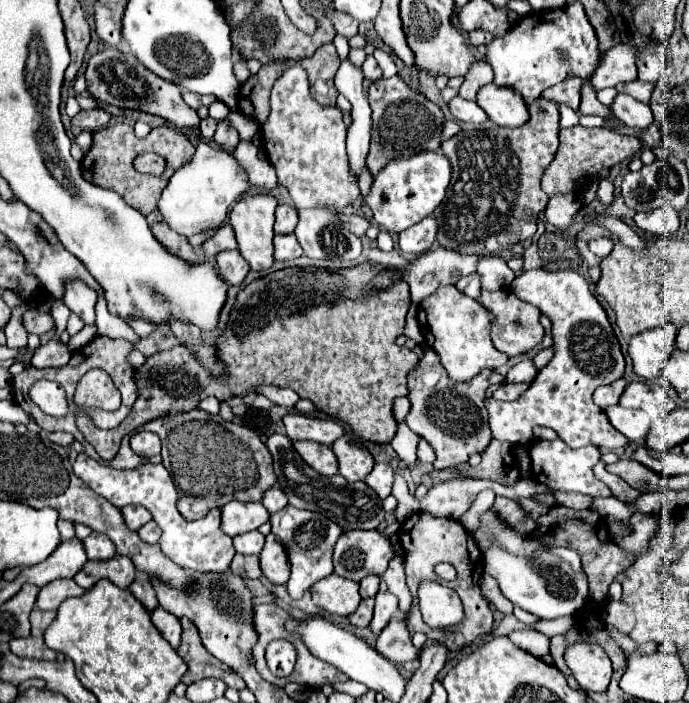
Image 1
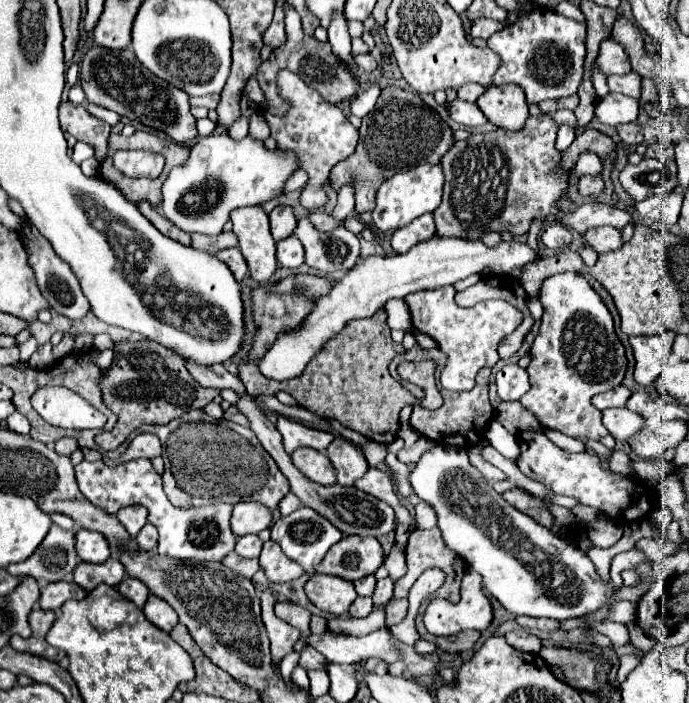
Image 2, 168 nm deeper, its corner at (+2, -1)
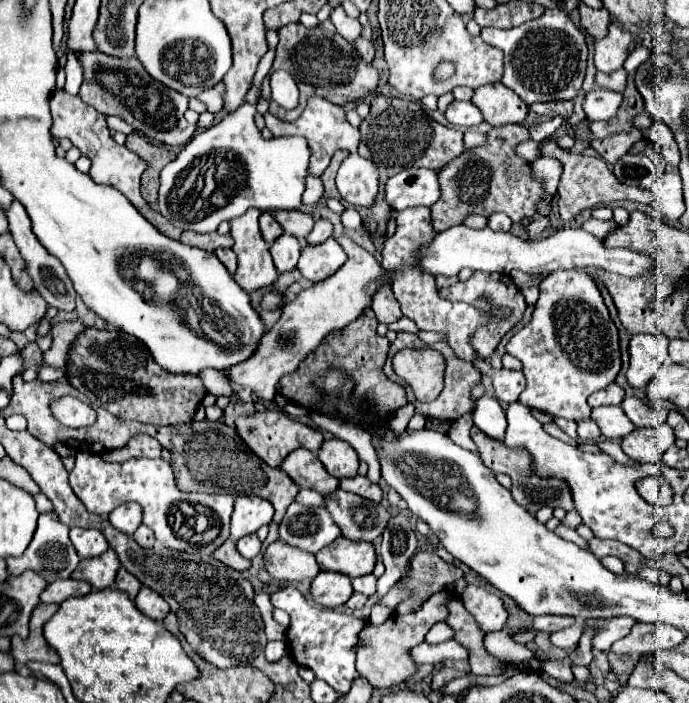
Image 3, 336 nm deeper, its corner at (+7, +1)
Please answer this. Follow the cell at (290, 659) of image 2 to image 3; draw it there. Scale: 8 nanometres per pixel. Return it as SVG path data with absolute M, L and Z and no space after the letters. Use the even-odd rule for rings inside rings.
M269 641L265 647L265 657L267 661L279 661L289 652L287 641ZM283 642L283 643L281 643Z

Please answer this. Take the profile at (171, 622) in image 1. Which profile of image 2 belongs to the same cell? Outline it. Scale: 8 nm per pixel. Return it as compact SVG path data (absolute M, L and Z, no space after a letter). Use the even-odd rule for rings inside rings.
M150 595L142 611L144 611L144 615L146 615L148 621L152 621L156 627L160 627L166 633L178 623L176 611L172 611L170 605L164 599L160 599L160 597Z

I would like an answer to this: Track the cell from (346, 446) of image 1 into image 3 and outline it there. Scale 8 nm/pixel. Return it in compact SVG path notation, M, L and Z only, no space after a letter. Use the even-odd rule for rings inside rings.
M341 439L325 441L319 449L319 459L325 465L325 469L337 479L357 475L359 457L347 441L341 441Z

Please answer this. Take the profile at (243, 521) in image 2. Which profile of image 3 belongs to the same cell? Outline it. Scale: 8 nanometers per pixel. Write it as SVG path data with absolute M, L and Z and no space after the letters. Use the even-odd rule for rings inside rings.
M237 497L235 511L231 515L231 539L237 541L243 535L257 533L259 527L269 525L273 519L273 507L261 497Z

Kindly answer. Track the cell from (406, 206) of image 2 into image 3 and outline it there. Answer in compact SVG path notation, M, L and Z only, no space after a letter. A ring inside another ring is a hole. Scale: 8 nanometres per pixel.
M425 167L405 169L385 185L385 201L395 213L409 207L431 207L439 195L437 171Z

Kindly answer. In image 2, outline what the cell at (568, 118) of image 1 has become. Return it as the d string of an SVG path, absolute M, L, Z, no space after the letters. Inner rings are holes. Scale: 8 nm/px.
M562 125L560 131L558 131L558 141L556 141L556 149L562 153L570 147L570 143L574 141L574 127L568 127L568 125Z

